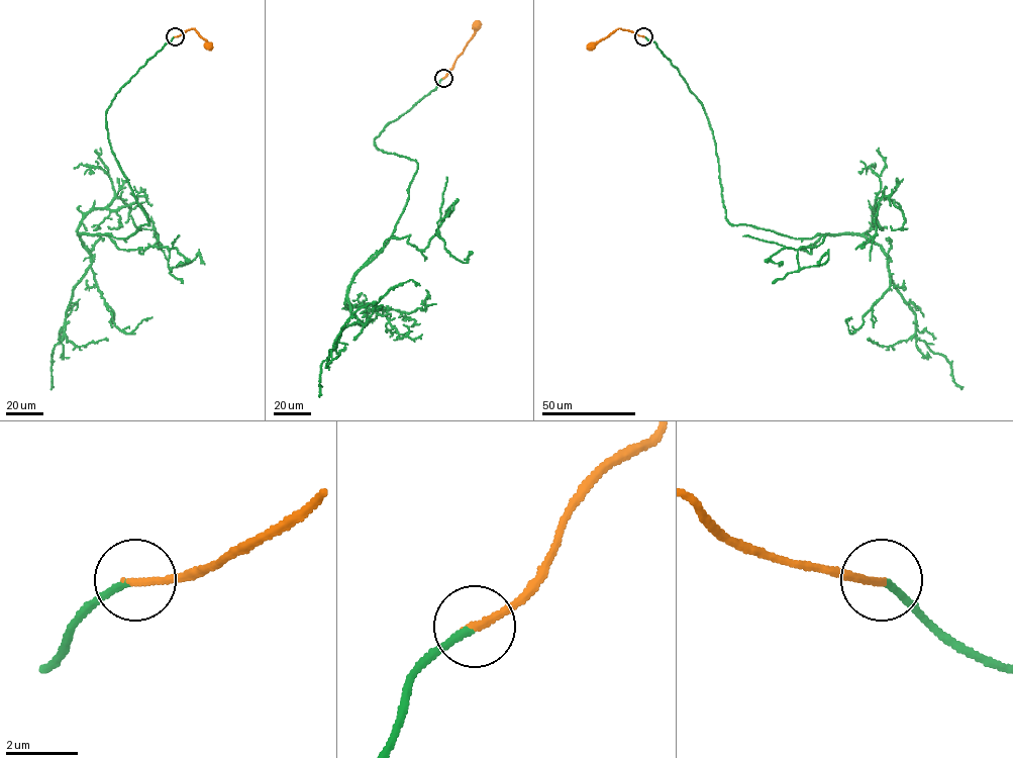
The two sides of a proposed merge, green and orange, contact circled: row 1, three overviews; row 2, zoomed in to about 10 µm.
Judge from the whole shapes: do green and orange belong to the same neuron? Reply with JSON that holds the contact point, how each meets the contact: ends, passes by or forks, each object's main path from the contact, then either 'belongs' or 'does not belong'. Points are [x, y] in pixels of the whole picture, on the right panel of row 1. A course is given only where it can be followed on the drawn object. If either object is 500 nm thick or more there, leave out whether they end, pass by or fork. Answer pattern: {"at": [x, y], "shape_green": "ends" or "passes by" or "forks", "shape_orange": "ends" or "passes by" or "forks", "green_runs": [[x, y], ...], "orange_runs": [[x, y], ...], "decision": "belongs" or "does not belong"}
{"at": [643, 36], "shape_green": "ends", "shape_orange": "ends", "green_runs": [[644, 36], [701, 103], [726, 219], [879, 245], [915, 315], [915, 337], [942, 355], [961, 389]], "orange_runs": [[644, 36], [619, 28], [600, 41], [592, 42], [591, 46]], "decision": "belongs"}

